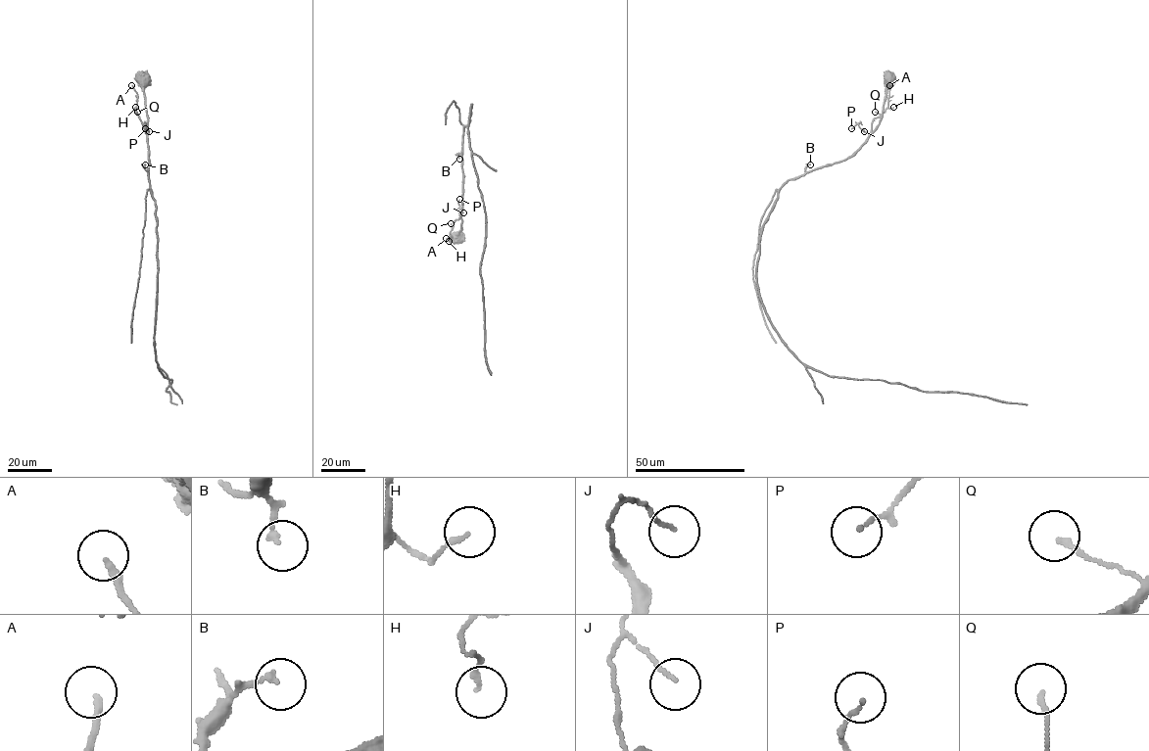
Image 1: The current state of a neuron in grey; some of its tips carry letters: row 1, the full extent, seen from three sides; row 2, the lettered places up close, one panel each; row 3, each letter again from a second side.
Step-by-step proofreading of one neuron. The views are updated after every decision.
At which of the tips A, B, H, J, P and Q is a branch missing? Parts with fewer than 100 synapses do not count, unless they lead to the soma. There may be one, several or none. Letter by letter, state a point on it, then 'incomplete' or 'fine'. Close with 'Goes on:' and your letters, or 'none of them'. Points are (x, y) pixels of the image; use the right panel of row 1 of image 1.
A: (889, 85) | fine
B: (810, 164) | fine
H: (893, 107) | fine
J: (864, 131) | fine
P: (851, 128) | fine
Q: (875, 112) | fine
Goes on: none of them

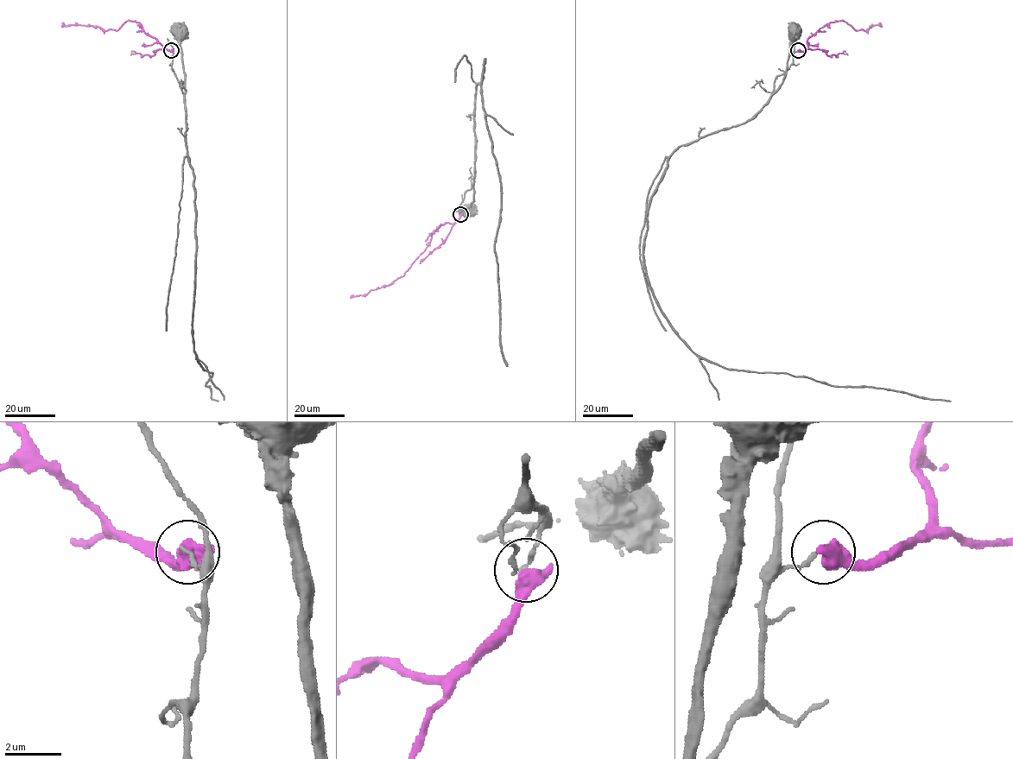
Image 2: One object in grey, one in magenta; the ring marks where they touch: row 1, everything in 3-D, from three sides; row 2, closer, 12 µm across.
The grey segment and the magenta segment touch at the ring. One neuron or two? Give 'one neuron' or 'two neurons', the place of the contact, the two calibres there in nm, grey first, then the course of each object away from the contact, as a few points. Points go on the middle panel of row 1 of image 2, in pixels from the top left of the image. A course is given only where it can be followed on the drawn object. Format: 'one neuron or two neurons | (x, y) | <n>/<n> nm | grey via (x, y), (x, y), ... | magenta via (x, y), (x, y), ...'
two neurons | (460, 214) | 140/650 nm | grey via (460, 214), (465, 192), (472, 188), (472, 201), (467, 213), (470, 210) | magenta via (460, 214), (455, 222), (446, 223), (433, 233), (427, 247), (402, 276), (386, 286), (351, 296)

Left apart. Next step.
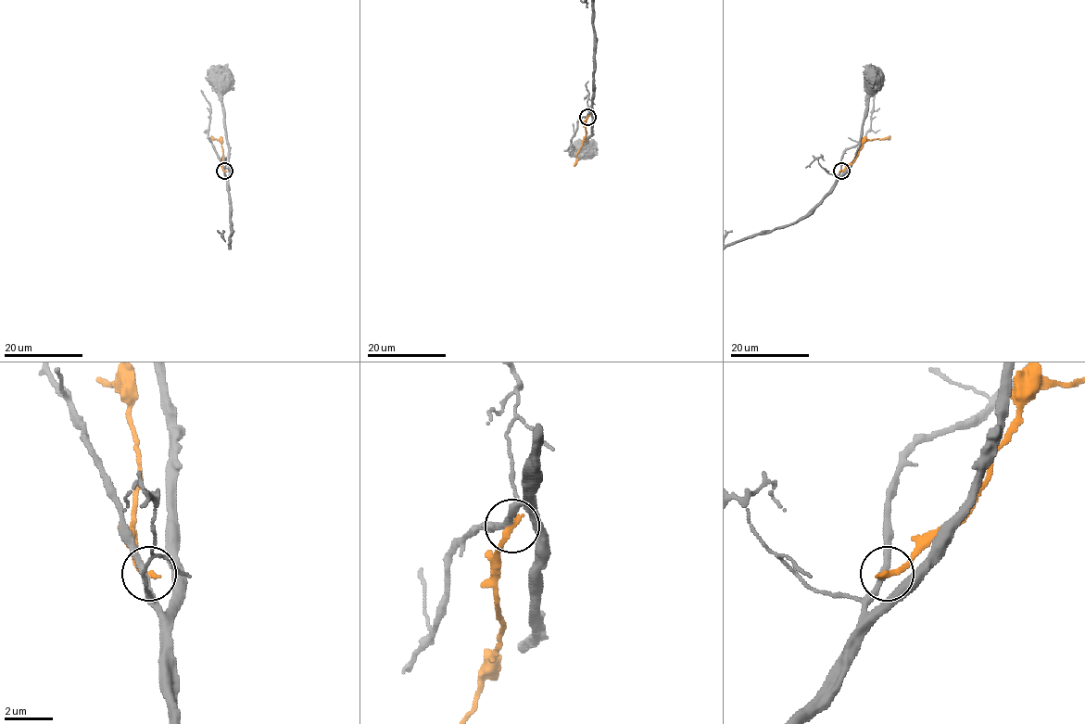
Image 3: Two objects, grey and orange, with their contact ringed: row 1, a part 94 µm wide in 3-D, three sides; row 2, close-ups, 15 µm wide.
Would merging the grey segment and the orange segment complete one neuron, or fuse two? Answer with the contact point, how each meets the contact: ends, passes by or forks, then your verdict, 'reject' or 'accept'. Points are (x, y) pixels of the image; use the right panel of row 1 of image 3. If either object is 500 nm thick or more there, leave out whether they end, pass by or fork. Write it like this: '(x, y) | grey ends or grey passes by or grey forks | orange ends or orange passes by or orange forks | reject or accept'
(841, 171) | grey passes by | orange ends | reject

